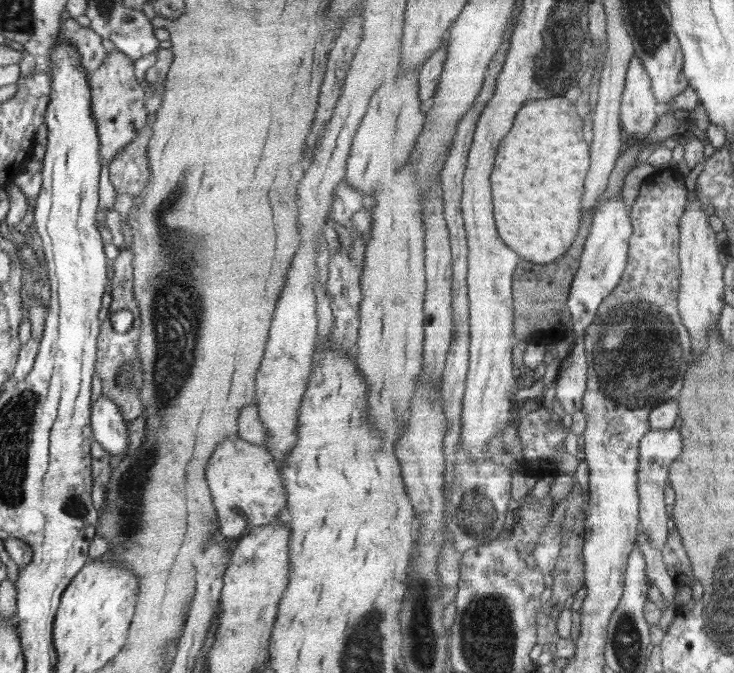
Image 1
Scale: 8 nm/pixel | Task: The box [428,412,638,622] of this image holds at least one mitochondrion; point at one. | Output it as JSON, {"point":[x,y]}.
{"point":[480,517]}

